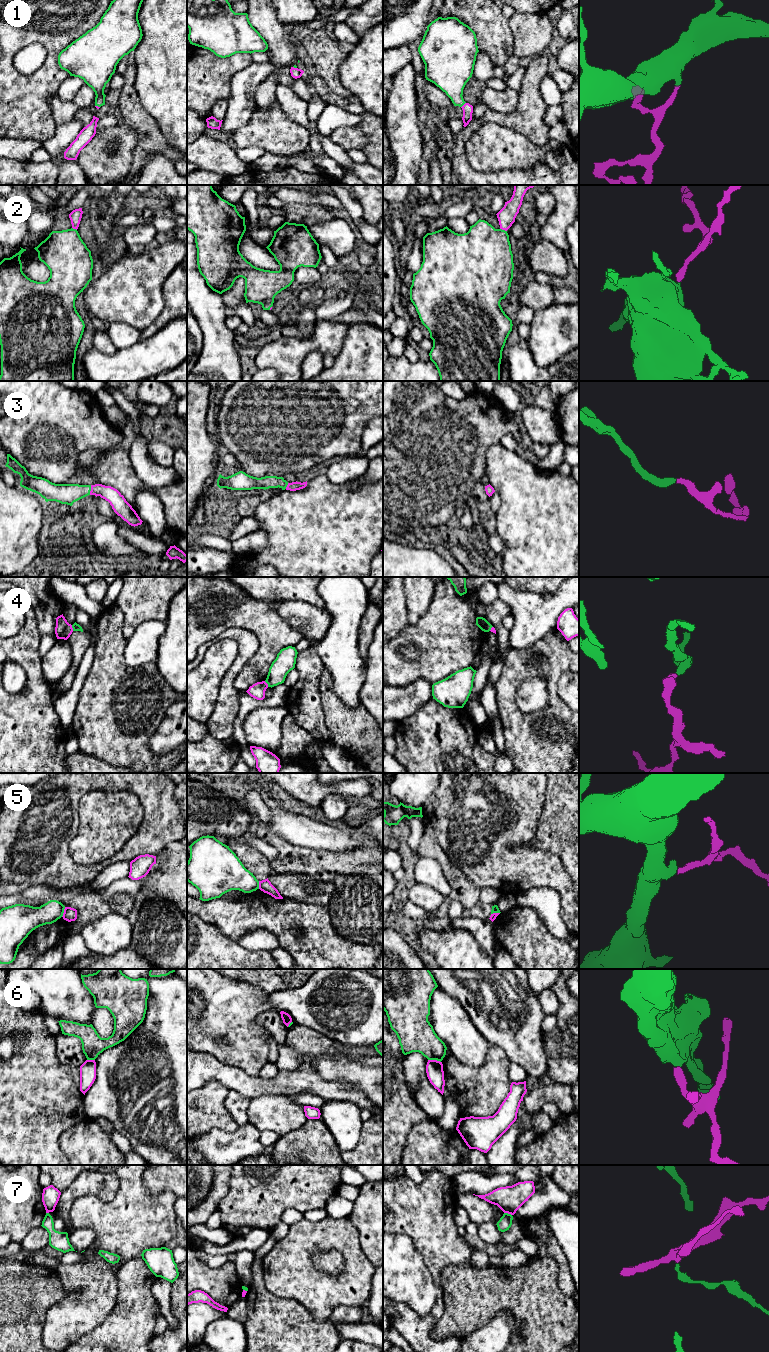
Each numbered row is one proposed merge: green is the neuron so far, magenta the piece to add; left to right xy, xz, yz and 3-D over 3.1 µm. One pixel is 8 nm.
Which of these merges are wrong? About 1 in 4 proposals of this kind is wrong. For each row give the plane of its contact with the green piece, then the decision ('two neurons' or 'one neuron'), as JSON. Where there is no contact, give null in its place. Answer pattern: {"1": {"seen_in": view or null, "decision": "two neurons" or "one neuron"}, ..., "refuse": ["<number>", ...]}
{"1": {"seen_in": "yz", "decision": "one neuron"}, "2": {"seen_in": "yz", "decision": "one neuron"}, "3": {"seen_in": "xy", "decision": "one neuron"}, "4": {"seen_in": "xy", "decision": "two neurons"}, "5": {"seen_in": "xy", "decision": "two neurons"}, "6": {"seen_in": "yz", "decision": "two neurons"}, "7": {"seen_in": "yz", "decision": "two neurons"}, "refuse": ["4", "5", "6", "7"]}

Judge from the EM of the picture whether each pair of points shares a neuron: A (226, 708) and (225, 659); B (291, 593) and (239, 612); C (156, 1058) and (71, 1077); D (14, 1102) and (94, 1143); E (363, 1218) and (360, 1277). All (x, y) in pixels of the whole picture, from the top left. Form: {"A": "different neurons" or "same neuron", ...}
{"A": "different neurons", "B": "different neurons", "C": "different neurons", "D": "different neurons", "E": "different neurons"}

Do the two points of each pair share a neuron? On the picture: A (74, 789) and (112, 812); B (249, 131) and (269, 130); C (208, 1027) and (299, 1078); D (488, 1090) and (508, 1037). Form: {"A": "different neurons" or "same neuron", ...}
{"A": "different neurons", "B": "same neuron", "C": "different neurons", "D": "different neurons"}

